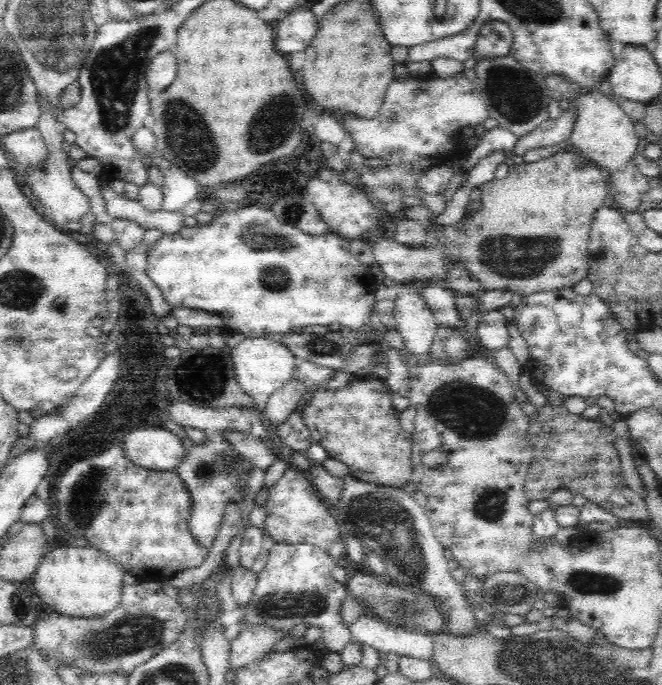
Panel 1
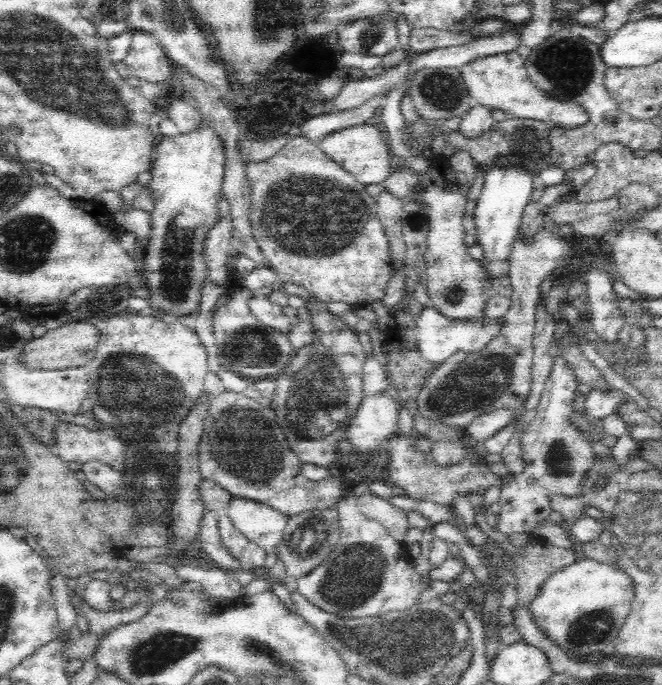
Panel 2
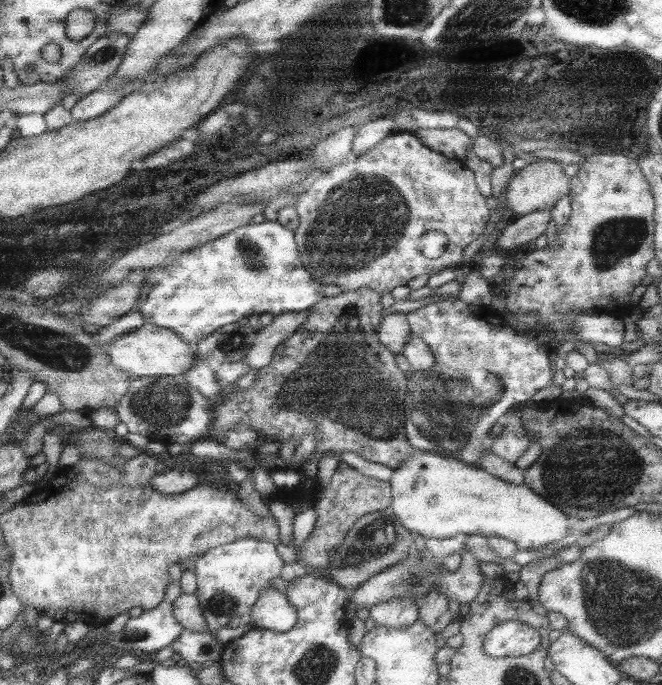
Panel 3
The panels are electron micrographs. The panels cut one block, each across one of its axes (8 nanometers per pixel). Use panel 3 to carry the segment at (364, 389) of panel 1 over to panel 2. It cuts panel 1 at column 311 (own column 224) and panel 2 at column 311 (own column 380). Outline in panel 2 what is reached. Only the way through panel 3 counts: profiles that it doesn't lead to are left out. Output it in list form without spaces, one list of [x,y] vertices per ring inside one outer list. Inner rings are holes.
[[[312,297],[313,303],[306,304],[310,310],[309,320],[315,328],[315,341],[308,346],[297,349],[291,358],[288,368],[285,368],[276,376],[278,384],[276,394],[272,399],[276,412],[276,422],[284,436],[290,443],[300,464],[312,464],[318,467],[332,468],[338,461],[340,454],[336,451],[336,442],[344,439],[347,424],[362,400],[362,374],[363,366],[367,361],[367,355],[362,349],[358,334],[339,317],[328,311],[326,303]]]

